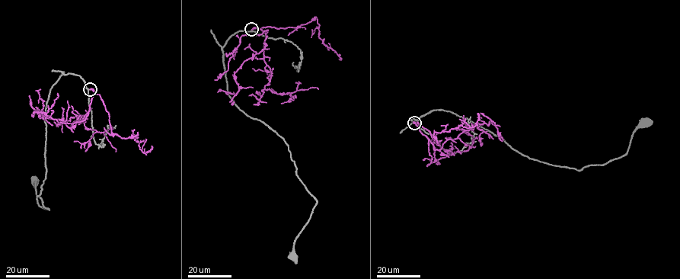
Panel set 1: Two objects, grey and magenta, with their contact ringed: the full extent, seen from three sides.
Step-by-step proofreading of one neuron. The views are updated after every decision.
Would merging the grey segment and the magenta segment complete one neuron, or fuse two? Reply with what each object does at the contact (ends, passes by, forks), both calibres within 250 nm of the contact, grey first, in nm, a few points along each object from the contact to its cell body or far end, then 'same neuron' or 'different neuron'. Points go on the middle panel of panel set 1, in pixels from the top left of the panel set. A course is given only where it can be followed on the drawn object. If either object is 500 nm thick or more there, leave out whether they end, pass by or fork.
grey passes by; magenta ends; calibres 160 and 240 nm; course grey (251, 30), (237, 32), (222, 49), (228, 95), (283, 138), (315, 197), (294, 254); course magenta (251, 30), (257, 27), (266, 36), (264, 60), (271, 75), (265, 89), (285, 94), (310, 88), (318, 89); same neuron

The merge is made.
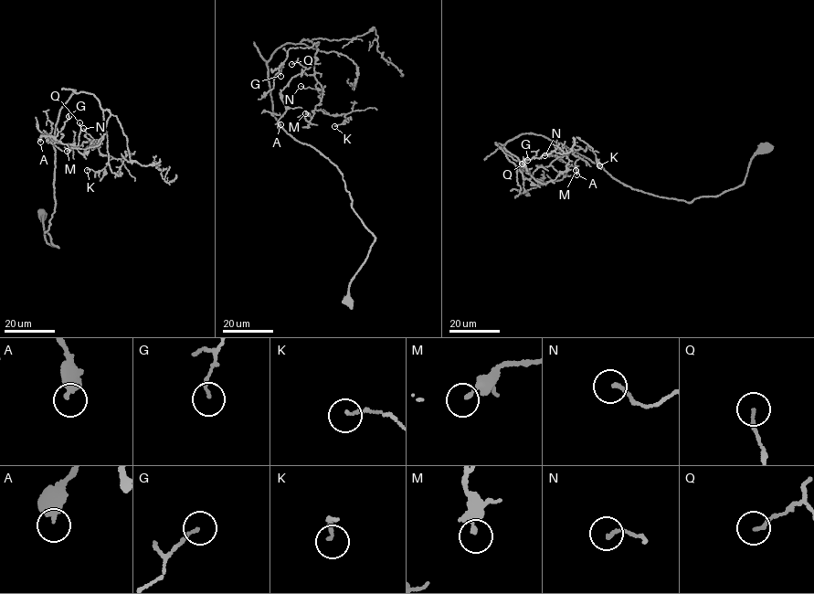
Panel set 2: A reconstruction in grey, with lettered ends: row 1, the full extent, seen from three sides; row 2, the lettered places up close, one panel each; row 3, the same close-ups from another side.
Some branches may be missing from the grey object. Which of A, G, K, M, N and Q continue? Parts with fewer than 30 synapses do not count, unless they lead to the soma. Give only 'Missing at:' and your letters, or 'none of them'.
Missing at: none of them

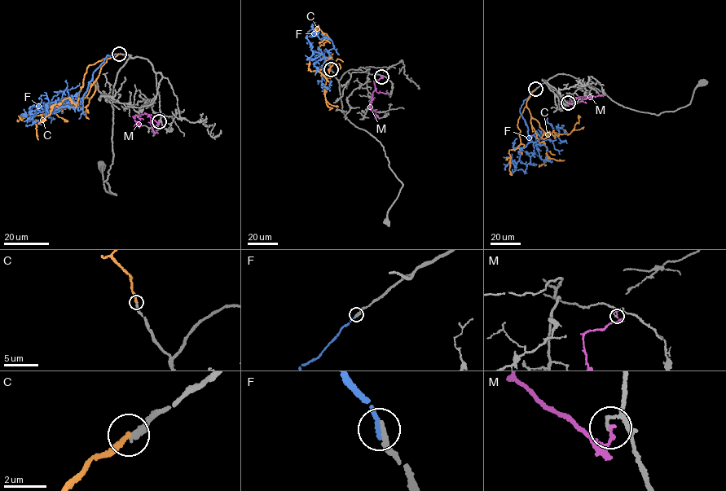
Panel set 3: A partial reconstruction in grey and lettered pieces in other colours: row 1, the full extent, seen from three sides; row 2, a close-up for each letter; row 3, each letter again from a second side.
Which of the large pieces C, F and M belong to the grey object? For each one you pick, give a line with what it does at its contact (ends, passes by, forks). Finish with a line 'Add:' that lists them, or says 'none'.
Add: none

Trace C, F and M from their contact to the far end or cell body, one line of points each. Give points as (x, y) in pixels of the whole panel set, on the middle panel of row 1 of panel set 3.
C: (331, 68), (327, 57), (336, 63), (330, 67), (325, 85), (326, 103), (332, 108)
F: (331, 69), (324, 56), (324, 49), (329, 50), (327, 58), (312, 52), (307, 37), (310, 30)
M: (381, 76), (374, 81), (375, 90), (370, 104), (370, 110), (376, 115), (375, 118)

